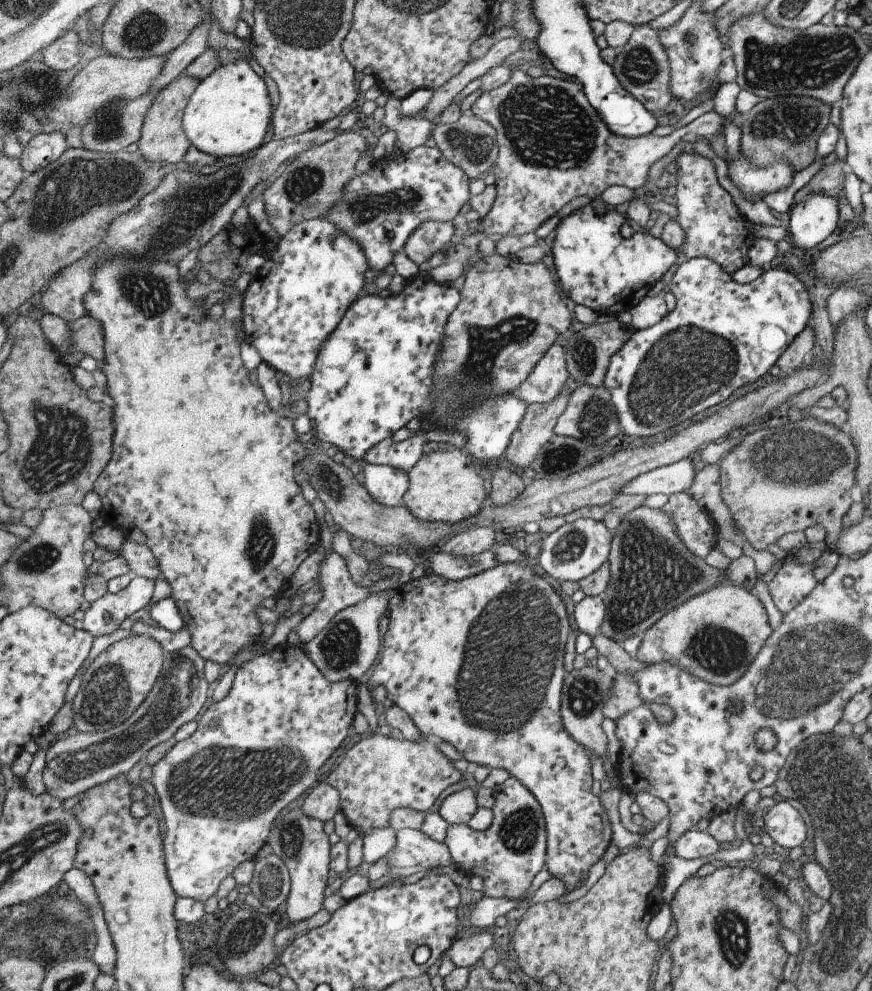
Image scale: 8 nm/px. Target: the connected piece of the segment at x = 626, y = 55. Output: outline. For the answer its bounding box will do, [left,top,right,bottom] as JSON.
[611,24,673,114]

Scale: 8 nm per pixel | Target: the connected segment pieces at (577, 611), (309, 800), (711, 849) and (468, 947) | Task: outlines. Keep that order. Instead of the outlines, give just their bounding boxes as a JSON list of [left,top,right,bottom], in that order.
[[574,596,605,637],[301,783,340,822],[675,828,721,859],[445,929,494,968]]

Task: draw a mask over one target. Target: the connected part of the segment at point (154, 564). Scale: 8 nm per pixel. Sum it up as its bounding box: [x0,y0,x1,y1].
[121,535,160,580]

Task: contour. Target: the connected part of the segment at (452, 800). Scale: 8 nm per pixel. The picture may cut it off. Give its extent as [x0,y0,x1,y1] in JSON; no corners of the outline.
[439,789,478,824]

